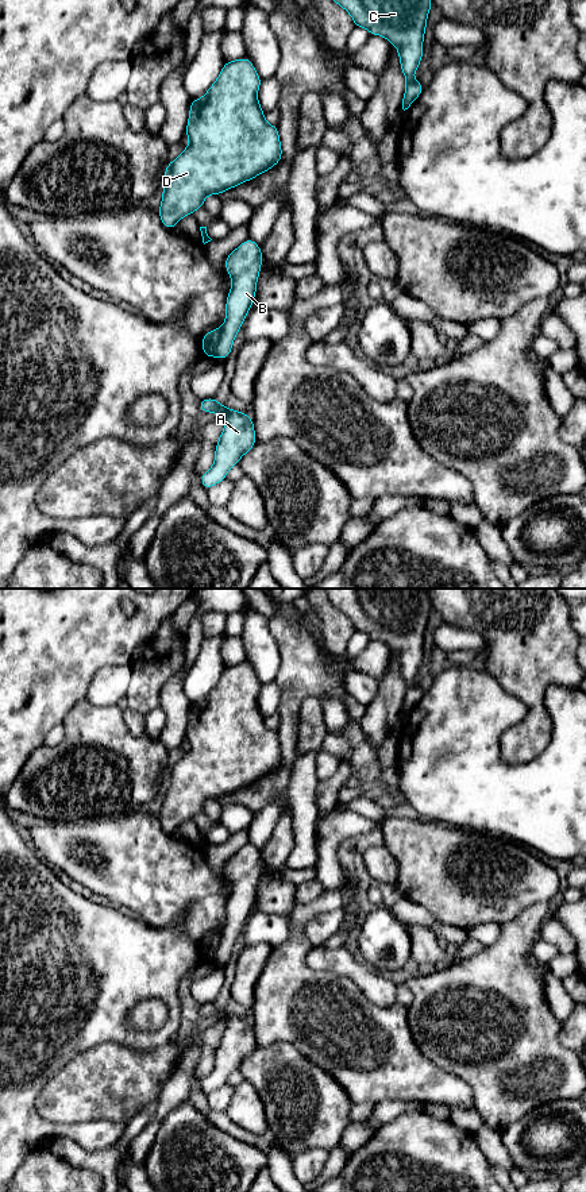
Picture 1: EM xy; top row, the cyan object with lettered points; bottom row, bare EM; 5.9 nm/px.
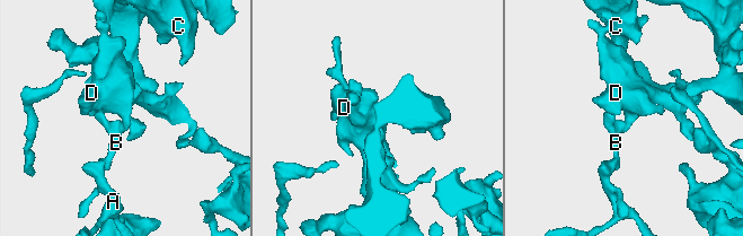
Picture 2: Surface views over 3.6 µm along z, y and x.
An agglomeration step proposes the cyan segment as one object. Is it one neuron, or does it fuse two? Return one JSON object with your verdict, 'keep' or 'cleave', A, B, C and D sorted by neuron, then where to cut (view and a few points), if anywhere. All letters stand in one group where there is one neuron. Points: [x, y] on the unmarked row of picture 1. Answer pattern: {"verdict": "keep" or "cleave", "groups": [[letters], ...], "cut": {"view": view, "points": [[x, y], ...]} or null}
{"verdict": "cleave", "groups": [["A"], ["B", "C", "D"]], "cut": {"view": "xy", "points": [[219, 934], [219, 942], [212, 960]]}}

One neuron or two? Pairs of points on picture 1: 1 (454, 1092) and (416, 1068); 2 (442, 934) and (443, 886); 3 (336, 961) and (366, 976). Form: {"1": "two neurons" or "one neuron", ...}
{"1": "one neuron", "2": "two neurons", "3": "one neuron"}

